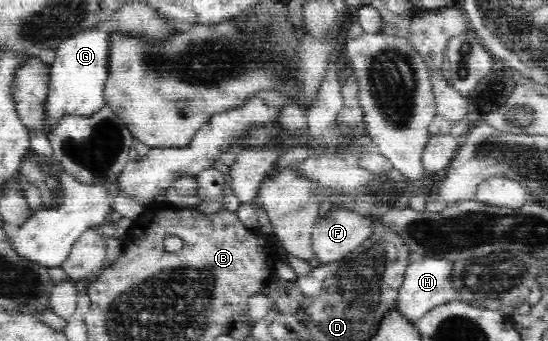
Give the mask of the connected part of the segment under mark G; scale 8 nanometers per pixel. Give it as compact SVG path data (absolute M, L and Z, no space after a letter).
M96 27L65 39L55 50L44 103L44 135L49 136L54 125L66 115L90 117L107 105L103 96L103 84L106 83L106 47L106 32Z

